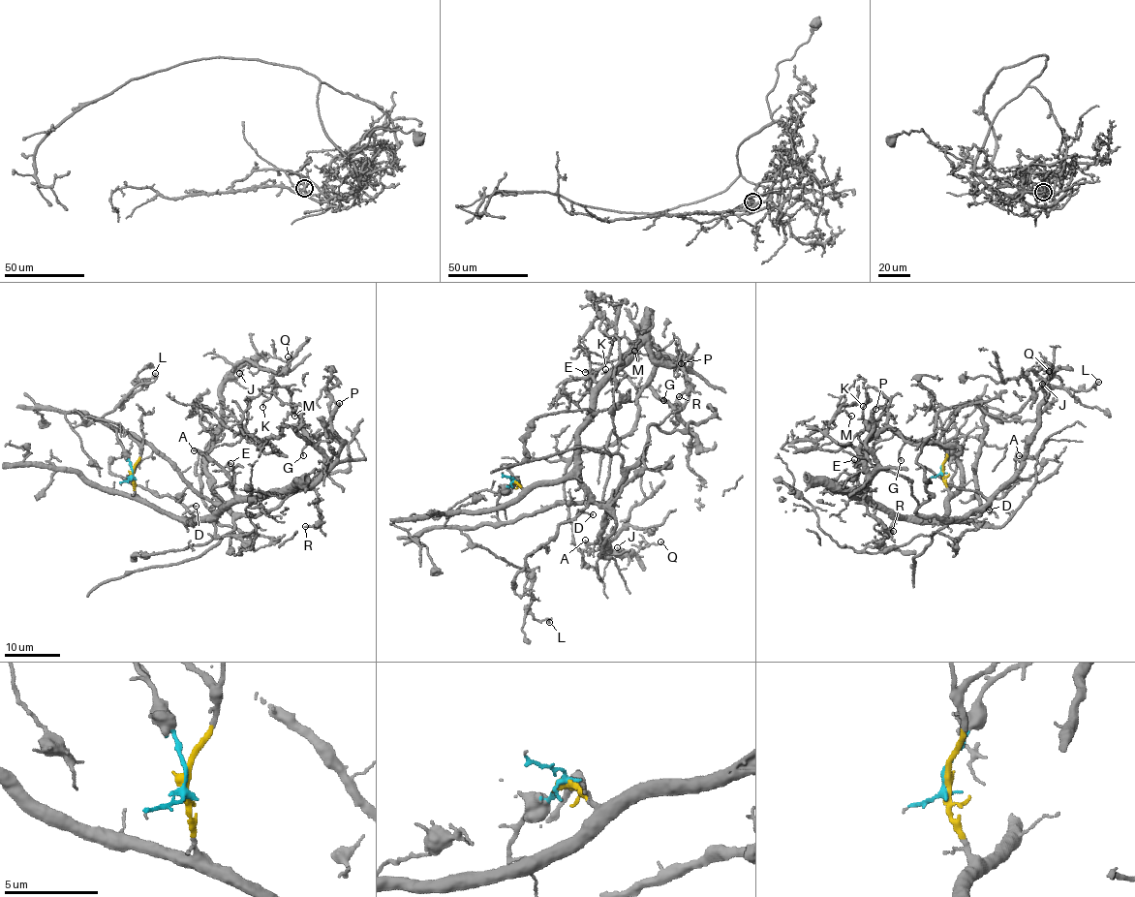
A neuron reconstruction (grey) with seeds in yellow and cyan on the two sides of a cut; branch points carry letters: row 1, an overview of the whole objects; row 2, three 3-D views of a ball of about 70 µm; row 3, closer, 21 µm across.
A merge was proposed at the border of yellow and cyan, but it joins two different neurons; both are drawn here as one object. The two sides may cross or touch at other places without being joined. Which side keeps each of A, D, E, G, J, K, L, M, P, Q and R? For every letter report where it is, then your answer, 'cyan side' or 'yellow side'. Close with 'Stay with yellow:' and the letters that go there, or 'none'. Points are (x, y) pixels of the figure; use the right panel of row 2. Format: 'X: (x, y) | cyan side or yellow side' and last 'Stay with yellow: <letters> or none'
A: (1019, 455) | cyan side
D: (989, 510) | yellow side
E: (854, 459) | yellow side
G: (901, 460) | yellow side
J: (1042, 384) | cyan side
K: (863, 406) | yellow side
L: (1098, 382) | cyan side
M: (851, 416) | yellow side
P: (875, 409) | yellow side
Q: (1049, 371) | cyan side
R: (893, 531) | yellow side
Stay with yellow: D, E, G, K, M, P, R

